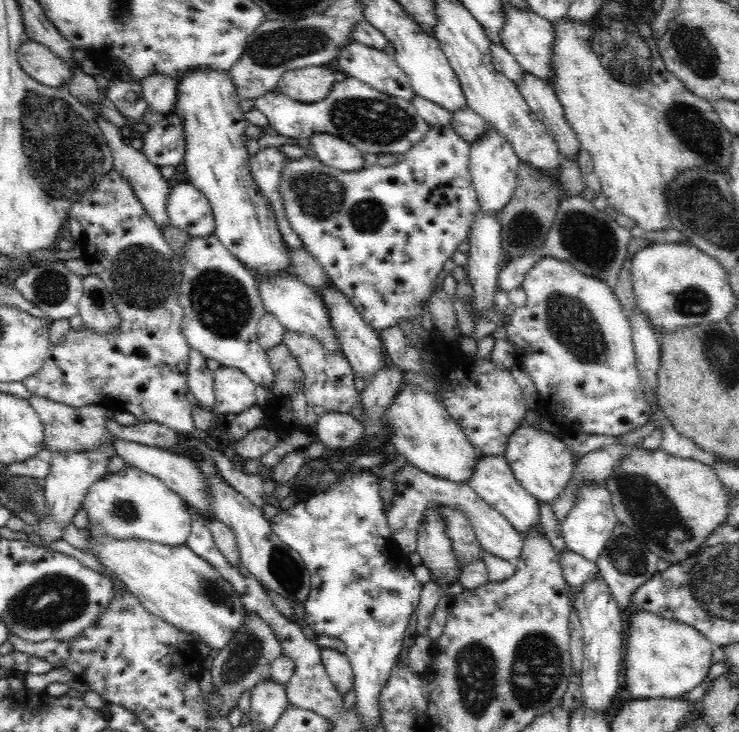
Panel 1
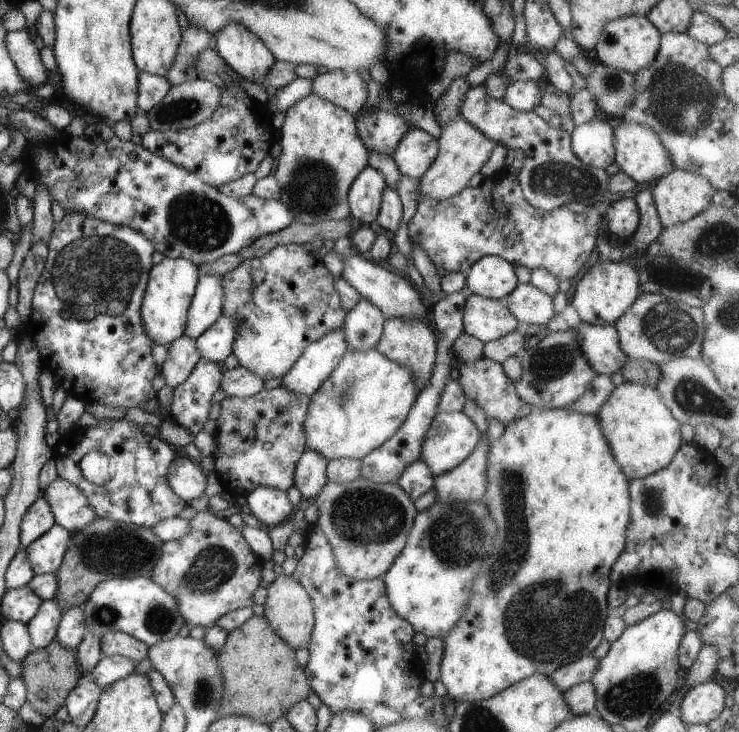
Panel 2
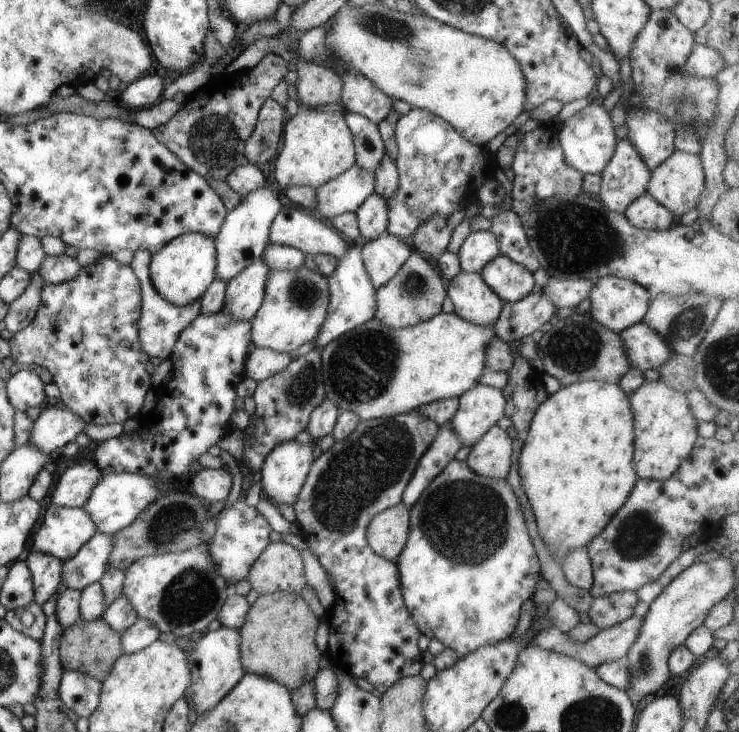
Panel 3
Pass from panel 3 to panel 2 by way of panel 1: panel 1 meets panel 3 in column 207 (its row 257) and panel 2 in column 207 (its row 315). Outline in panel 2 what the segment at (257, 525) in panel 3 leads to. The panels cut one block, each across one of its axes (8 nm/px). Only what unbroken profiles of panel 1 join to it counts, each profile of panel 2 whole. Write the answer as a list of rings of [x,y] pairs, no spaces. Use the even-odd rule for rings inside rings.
[[[210,508],[196,513],[190,522],[191,530],[188,534],[163,543],[161,560],[150,579],[175,598],[180,613],[190,628],[208,624],[214,626],[214,623],[227,613],[255,605],[252,596],[262,581],[263,563],[252,552],[241,530],[232,526],[228,520],[217,518]]]

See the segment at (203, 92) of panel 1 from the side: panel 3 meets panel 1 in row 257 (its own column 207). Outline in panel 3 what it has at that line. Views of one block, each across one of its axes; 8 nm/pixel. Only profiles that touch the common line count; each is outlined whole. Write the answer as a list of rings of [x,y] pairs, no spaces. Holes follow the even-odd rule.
[[[187,232],[173,238],[152,254],[150,278],[156,292],[170,304],[186,306],[200,300],[216,278],[216,245],[215,238],[204,236],[200,232]]]

